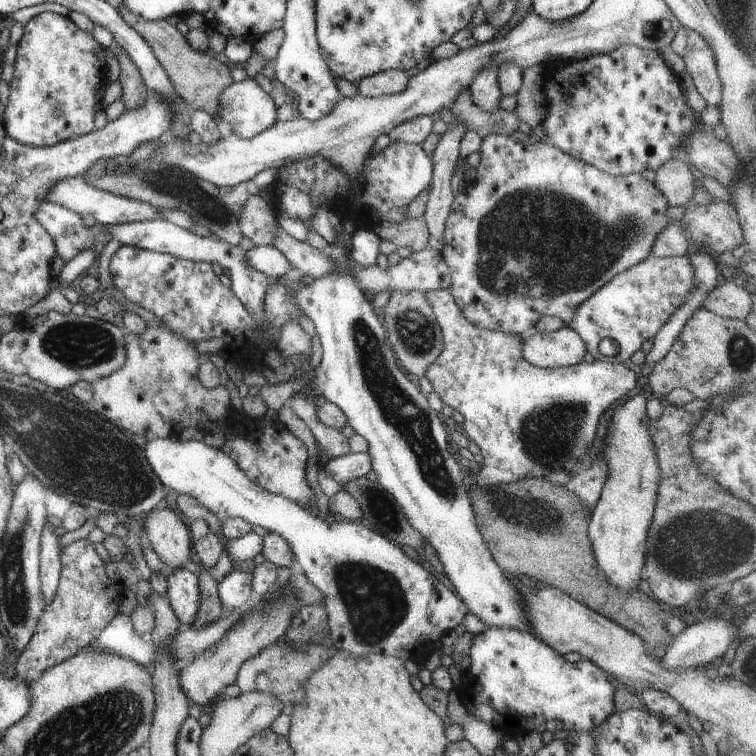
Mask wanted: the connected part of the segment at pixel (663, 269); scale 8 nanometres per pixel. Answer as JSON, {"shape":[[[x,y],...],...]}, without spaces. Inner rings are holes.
{"shape":[[[688,254],[682,257],[667,258],[647,255],[645,260],[619,272],[607,284],[601,286],[599,290],[578,304],[577,308],[573,310],[573,318],[569,320],[566,327],[574,330],[581,337],[586,352],[589,352],[595,360],[604,360],[610,363],[621,363],[623,360],[627,360],[633,352],[639,349],[643,340],[651,339],[657,329],[667,322],[671,312],[677,306],[681,306],[685,296],[689,296],[689,292],[693,292],[693,268],[691,268],[688,257]],[[604,338],[617,342],[617,353],[612,357],[601,355],[597,350],[599,342]]]}

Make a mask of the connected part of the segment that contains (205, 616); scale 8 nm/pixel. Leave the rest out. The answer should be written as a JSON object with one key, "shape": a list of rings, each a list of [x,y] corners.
{"shape":[[[201,566],[198,578],[199,606],[195,612],[195,620],[191,622],[191,627],[201,628],[205,624],[211,624],[221,618],[221,605],[218,596],[216,582],[208,567]]]}

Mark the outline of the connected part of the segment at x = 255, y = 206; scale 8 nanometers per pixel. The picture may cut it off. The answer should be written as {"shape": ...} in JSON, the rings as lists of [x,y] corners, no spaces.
{"shape":[[[258,193],[246,198],[237,224],[242,236],[253,242],[255,246],[273,247],[275,230],[279,230],[278,220],[269,204]]]}

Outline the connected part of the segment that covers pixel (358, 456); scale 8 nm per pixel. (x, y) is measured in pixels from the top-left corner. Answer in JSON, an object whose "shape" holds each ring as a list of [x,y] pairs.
{"shape":[[[349,451],[345,456],[332,458],[324,464],[326,476],[343,486],[349,480],[357,480],[371,470],[371,460],[367,453],[353,453]]]}

